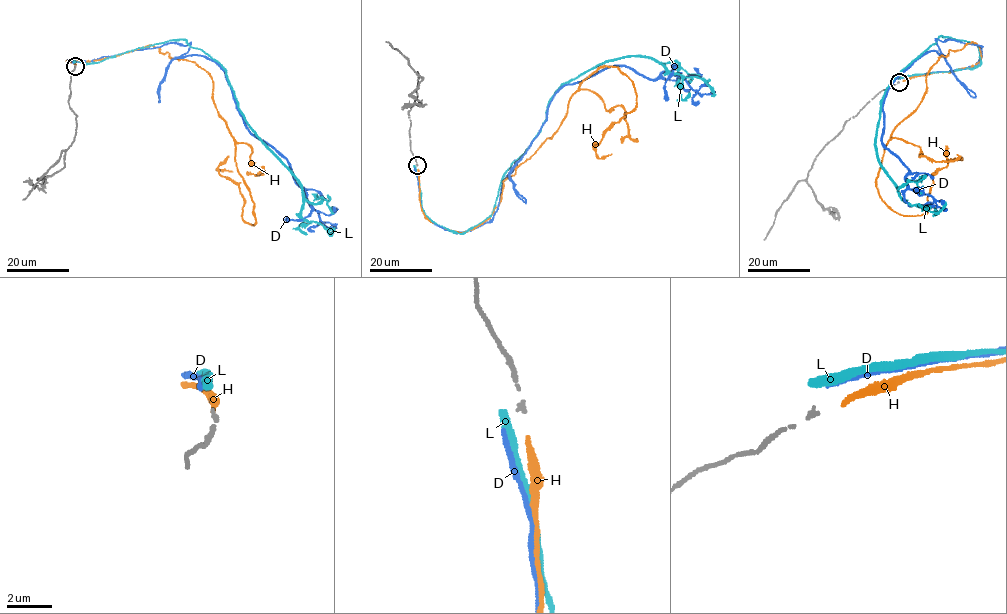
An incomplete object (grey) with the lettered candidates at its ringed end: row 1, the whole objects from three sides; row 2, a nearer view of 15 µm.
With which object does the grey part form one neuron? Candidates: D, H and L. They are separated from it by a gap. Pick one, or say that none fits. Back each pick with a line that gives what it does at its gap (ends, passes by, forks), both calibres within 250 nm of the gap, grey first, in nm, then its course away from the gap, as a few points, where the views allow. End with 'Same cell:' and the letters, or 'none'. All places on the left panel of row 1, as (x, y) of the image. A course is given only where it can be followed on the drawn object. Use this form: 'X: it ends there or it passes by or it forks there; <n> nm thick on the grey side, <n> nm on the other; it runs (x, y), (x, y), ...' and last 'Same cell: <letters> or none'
H: it ends there; 180 nm thick on the grey side, 220 nm on the other; it runs (75, 66), (66, 61), (153, 46), (193, 61), (210, 76), (254, 224), (239, 185), (217, 170), (233, 171)
Same cell: H

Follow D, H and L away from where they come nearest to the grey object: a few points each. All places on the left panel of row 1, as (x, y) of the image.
D: (73, 63), (67, 60), (190, 43), (182, 56), (216, 62), (246, 128), (286, 159), (317, 213), (314, 232)
H: (75, 66), (66, 61), (153, 46), (193, 61), (210, 76), (254, 224), (239, 185), (217, 170), (233, 171)
L: (74, 63), (184, 39), (226, 72), (250, 129), (296, 180), (302, 217), (330, 234), (334, 224)

